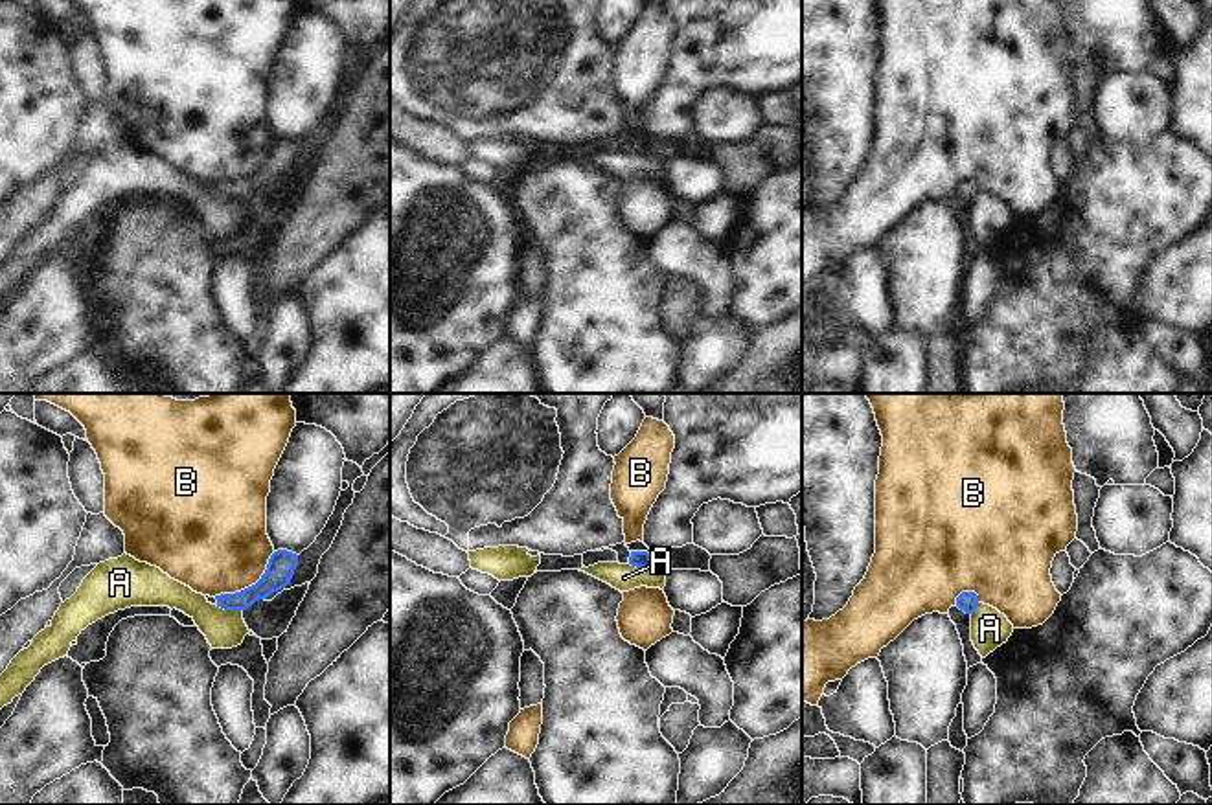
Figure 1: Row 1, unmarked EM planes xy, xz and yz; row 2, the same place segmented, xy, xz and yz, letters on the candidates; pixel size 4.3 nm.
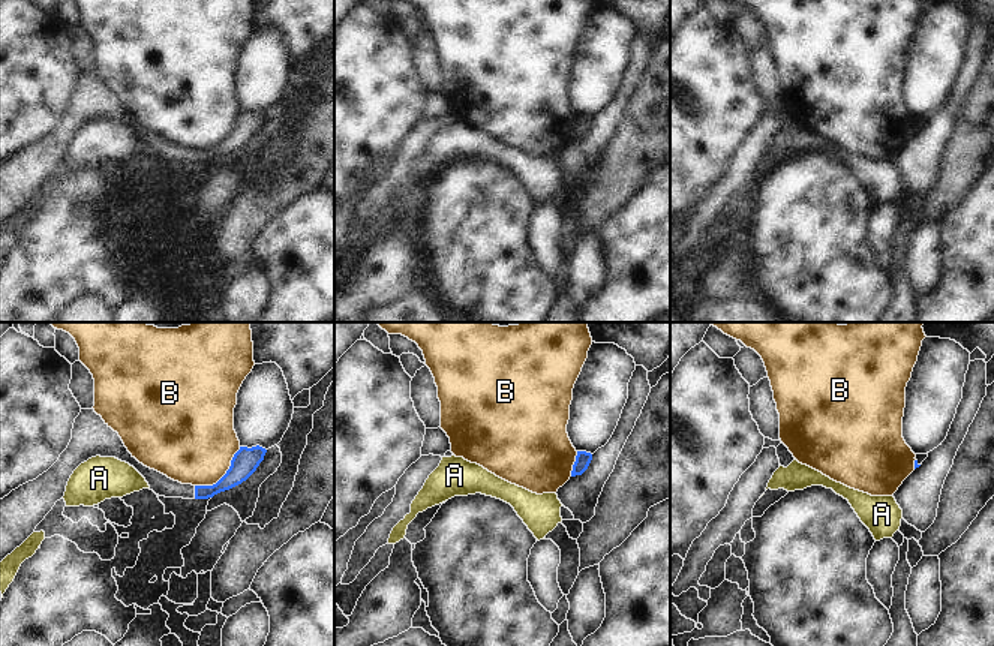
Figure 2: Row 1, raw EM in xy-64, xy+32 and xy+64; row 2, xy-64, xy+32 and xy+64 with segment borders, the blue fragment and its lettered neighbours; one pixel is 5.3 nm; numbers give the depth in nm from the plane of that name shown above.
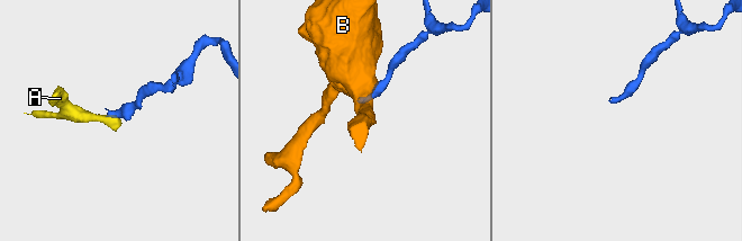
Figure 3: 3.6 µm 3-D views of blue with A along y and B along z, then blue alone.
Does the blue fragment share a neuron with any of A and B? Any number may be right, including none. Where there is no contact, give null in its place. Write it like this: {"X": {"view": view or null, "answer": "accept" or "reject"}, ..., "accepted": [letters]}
{"A": {"view": "xz", "answer": "reject"}, "B": {"view": "xy", "answer": "reject"}, "accepted": []}

